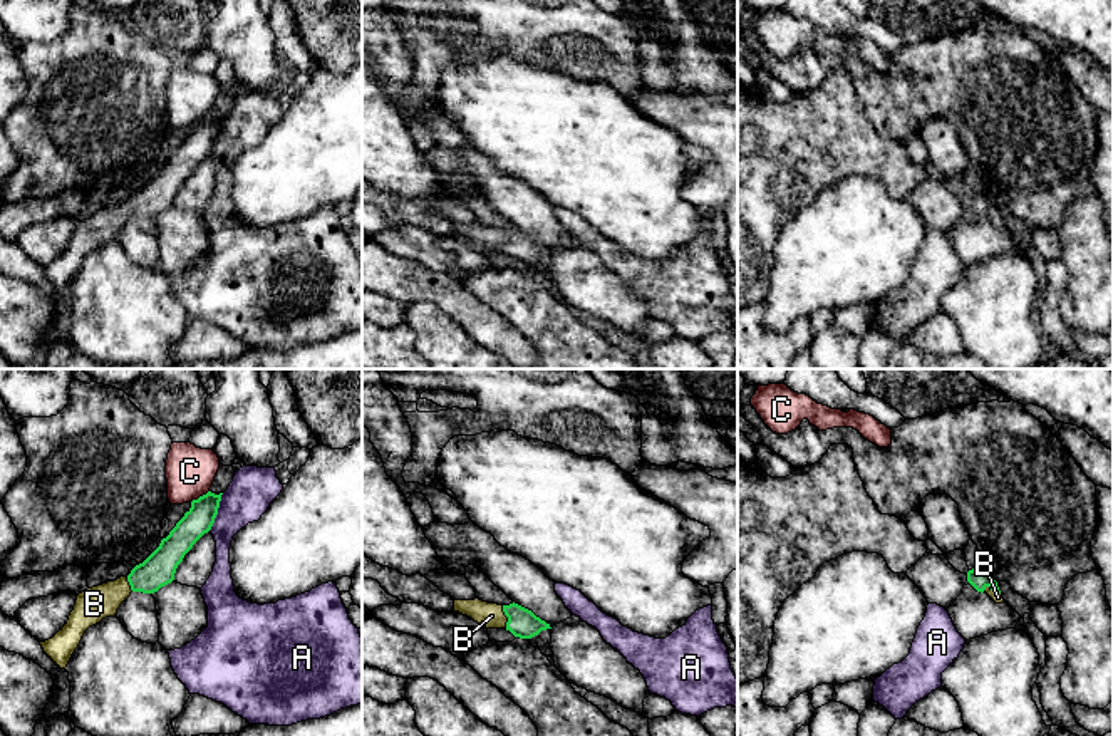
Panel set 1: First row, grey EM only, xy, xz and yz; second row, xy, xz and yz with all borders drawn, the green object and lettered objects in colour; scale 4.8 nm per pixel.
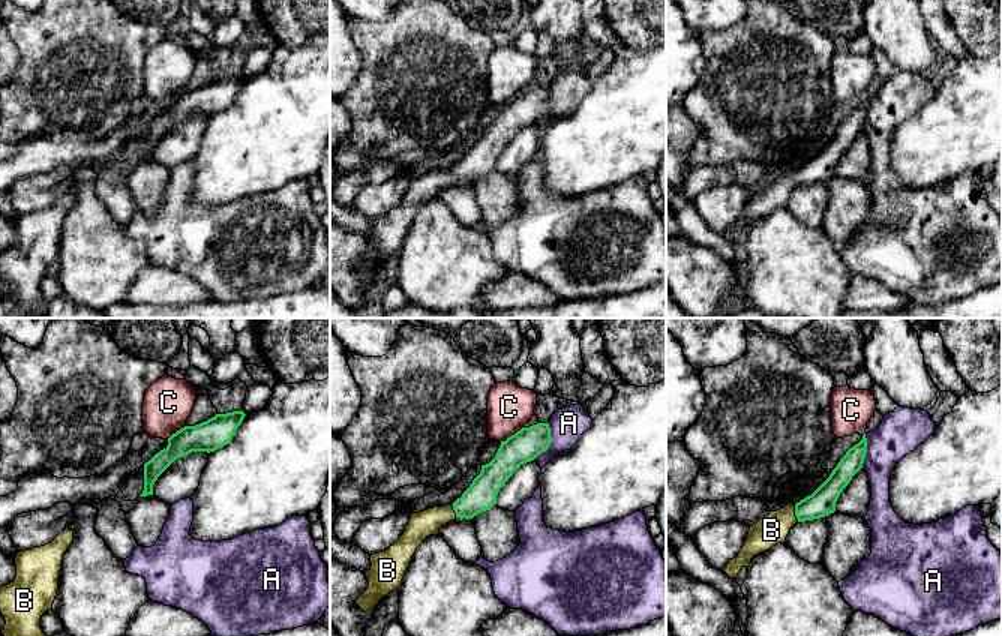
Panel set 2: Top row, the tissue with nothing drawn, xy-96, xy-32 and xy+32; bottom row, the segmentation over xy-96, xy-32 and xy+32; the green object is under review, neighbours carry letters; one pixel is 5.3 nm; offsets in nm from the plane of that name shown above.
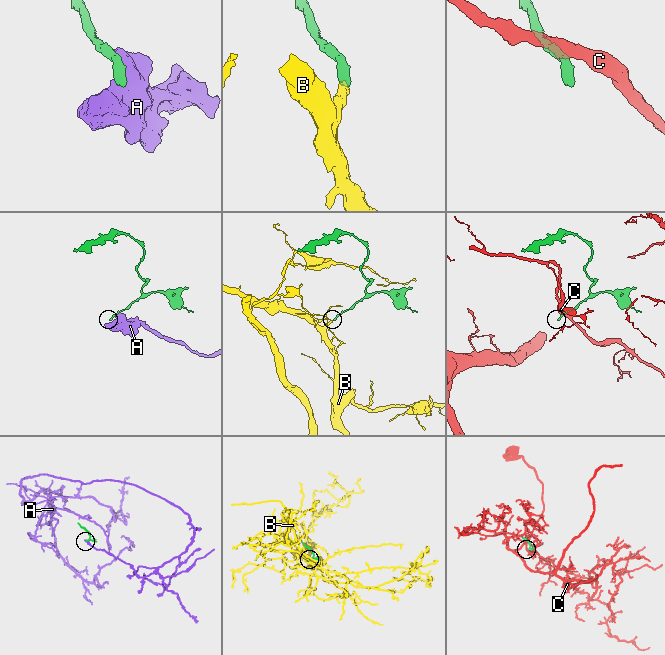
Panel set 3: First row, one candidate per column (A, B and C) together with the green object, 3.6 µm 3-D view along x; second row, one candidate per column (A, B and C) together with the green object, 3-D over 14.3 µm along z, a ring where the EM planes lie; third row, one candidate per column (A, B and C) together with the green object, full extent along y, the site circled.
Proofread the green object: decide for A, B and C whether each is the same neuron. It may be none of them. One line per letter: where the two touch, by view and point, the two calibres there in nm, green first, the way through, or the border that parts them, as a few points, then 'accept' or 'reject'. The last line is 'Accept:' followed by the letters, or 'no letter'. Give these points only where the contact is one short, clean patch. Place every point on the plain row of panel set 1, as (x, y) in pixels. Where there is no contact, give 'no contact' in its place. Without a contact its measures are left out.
A: xy (217, 136) | 140/220 nm | along xy (223, 118), (215, 146), (208, 155) | reject
B: xz (507, 240) | 140/120 nm | across xz (522, 247), (507, 240), (491, 240) | accept
C: xy (200, 121) | 140/240 nm | along xy (208, 114), (191, 126) | reject
Accept: B

